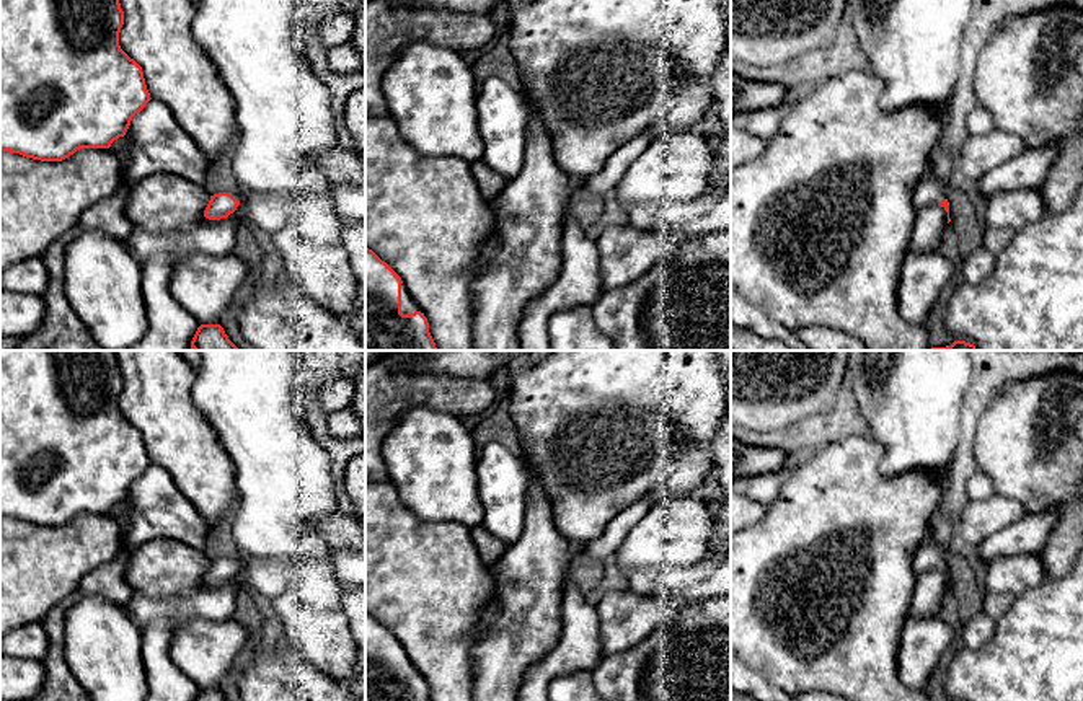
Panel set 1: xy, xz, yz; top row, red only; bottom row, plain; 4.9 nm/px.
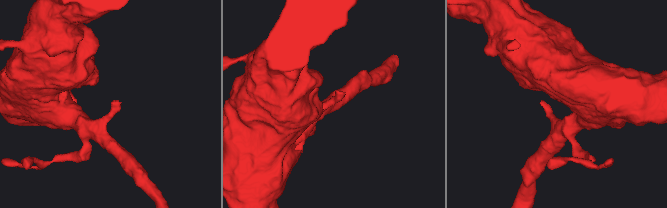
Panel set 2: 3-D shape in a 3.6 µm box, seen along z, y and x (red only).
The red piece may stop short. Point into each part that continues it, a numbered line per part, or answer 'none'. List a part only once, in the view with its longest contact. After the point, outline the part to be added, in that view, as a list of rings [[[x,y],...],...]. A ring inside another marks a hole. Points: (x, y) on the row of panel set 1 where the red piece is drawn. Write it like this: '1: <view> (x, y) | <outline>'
1: xy (247, 246) | [[[245,223],[238,227],[235,248],[232,254],[245,261],[248,267],[246,279],[236,289],[232,305],[222,315],[220,326],[223,328],[228,339],[240,350],[254,350],[253,346],[243,337],[238,326],[238,313],[253,297],[254,290],[259,287],[263,274],[263,249],[253,233],[253,227]]]
2: xz (408, 305) | [[[401,284],[401,313],[403,315],[411,315],[414,311],[421,311],[419,305],[414,302],[414,298],[411,297],[409,290],[406,289],[404,284]]]

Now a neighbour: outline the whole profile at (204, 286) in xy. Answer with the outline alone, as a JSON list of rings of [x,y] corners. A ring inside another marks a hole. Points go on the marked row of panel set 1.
[[[235,254],[191,256],[176,266],[170,290],[201,324],[220,324],[246,274],[245,261]]]

